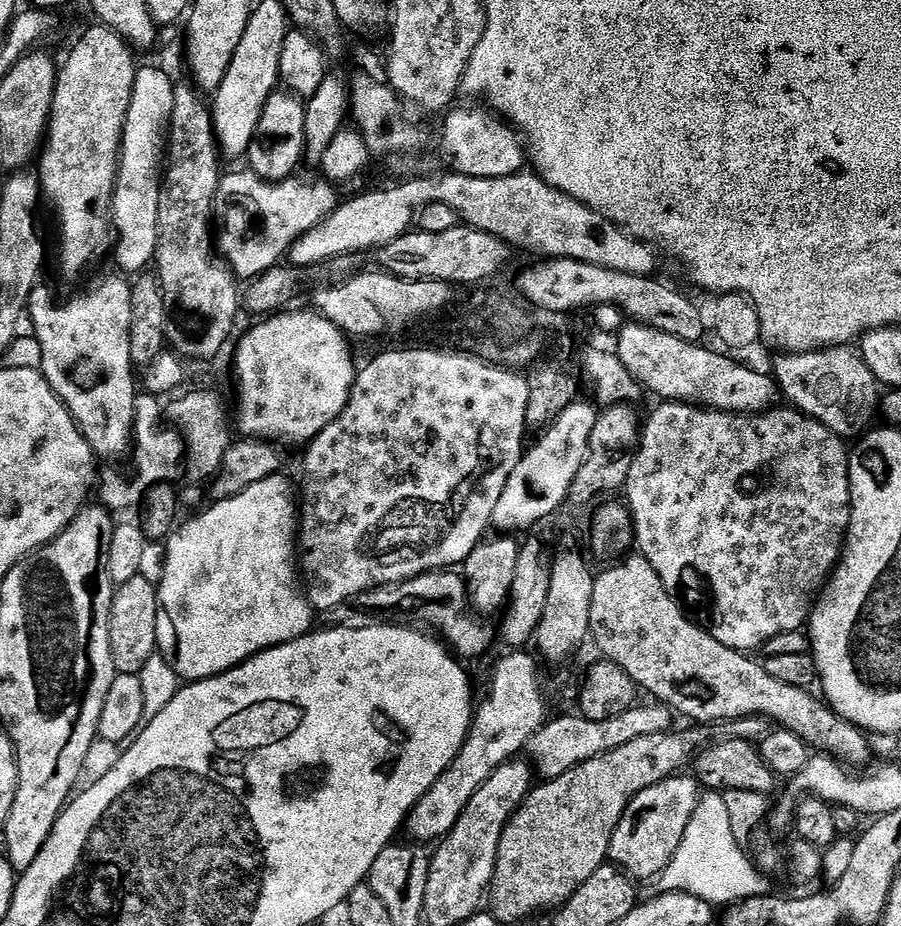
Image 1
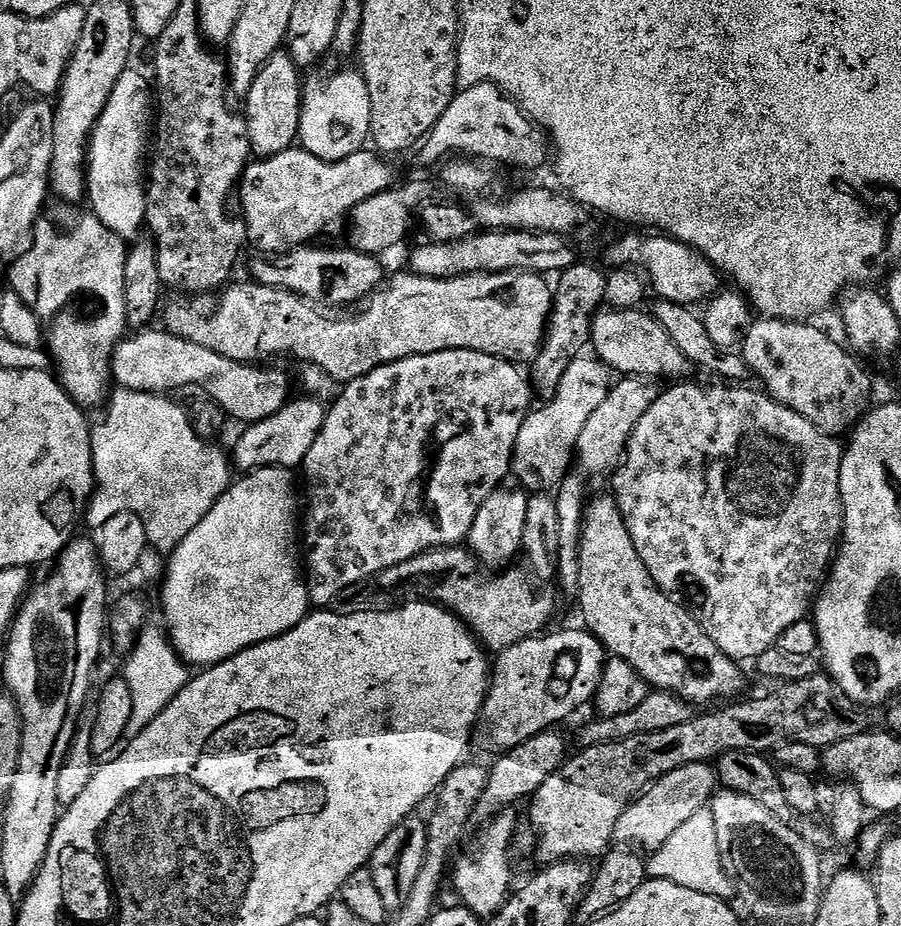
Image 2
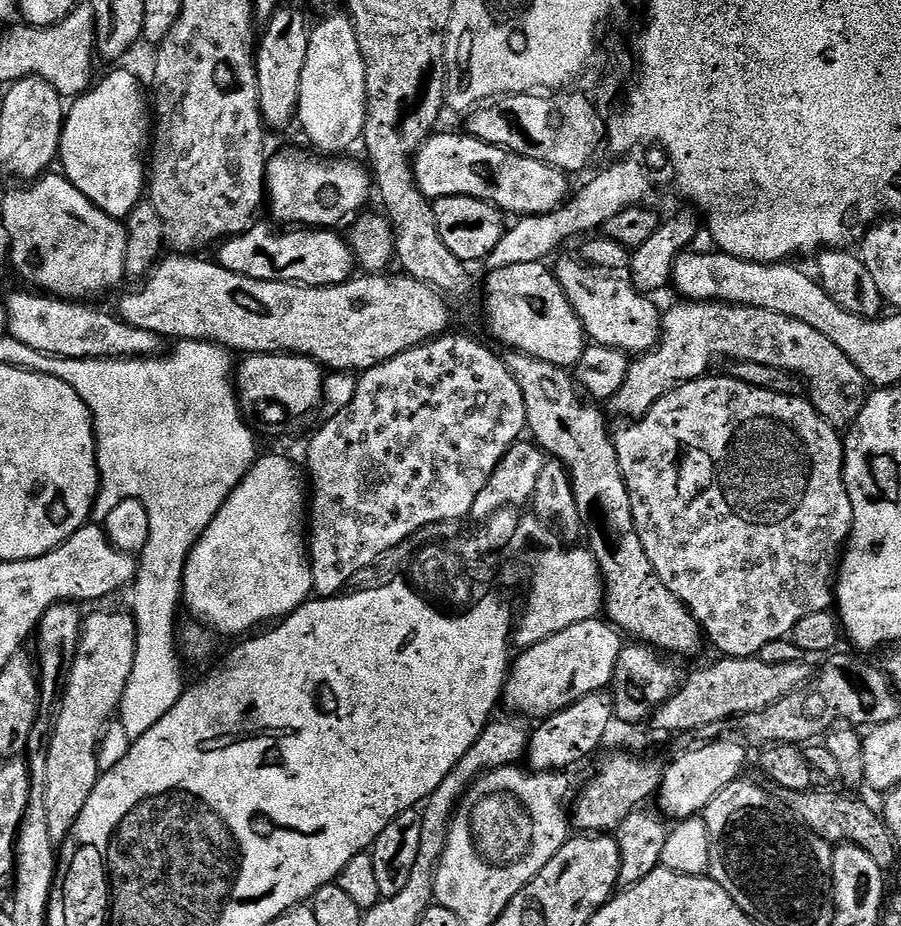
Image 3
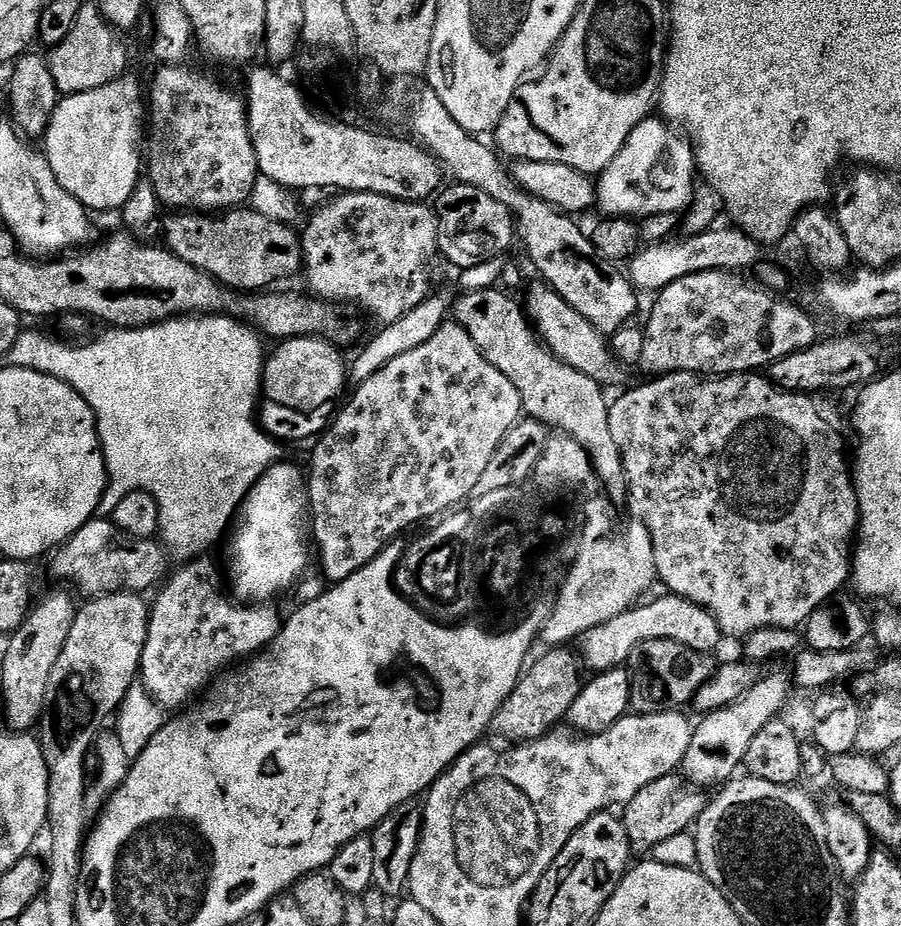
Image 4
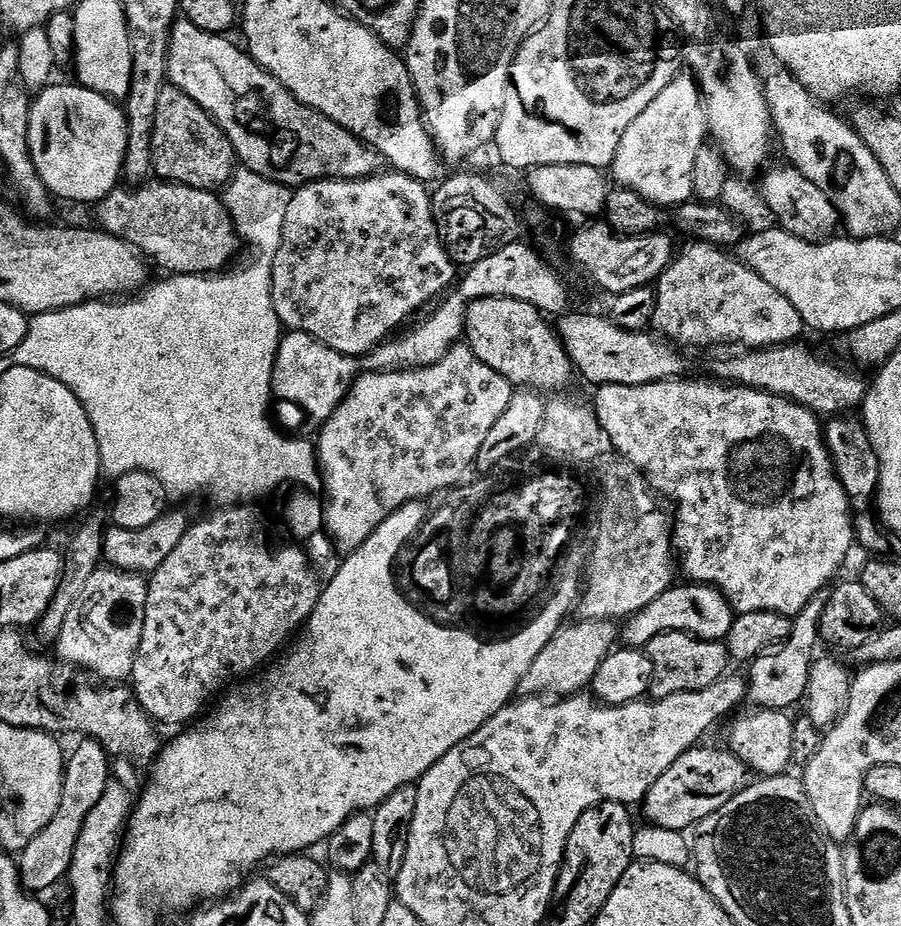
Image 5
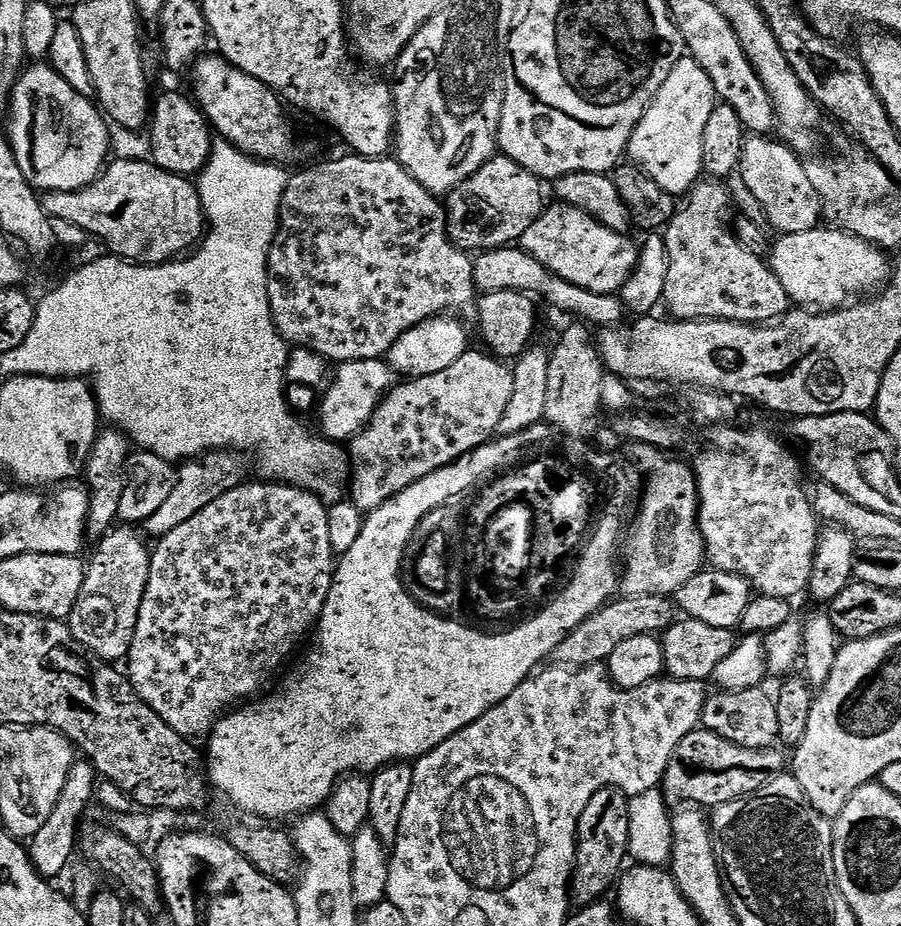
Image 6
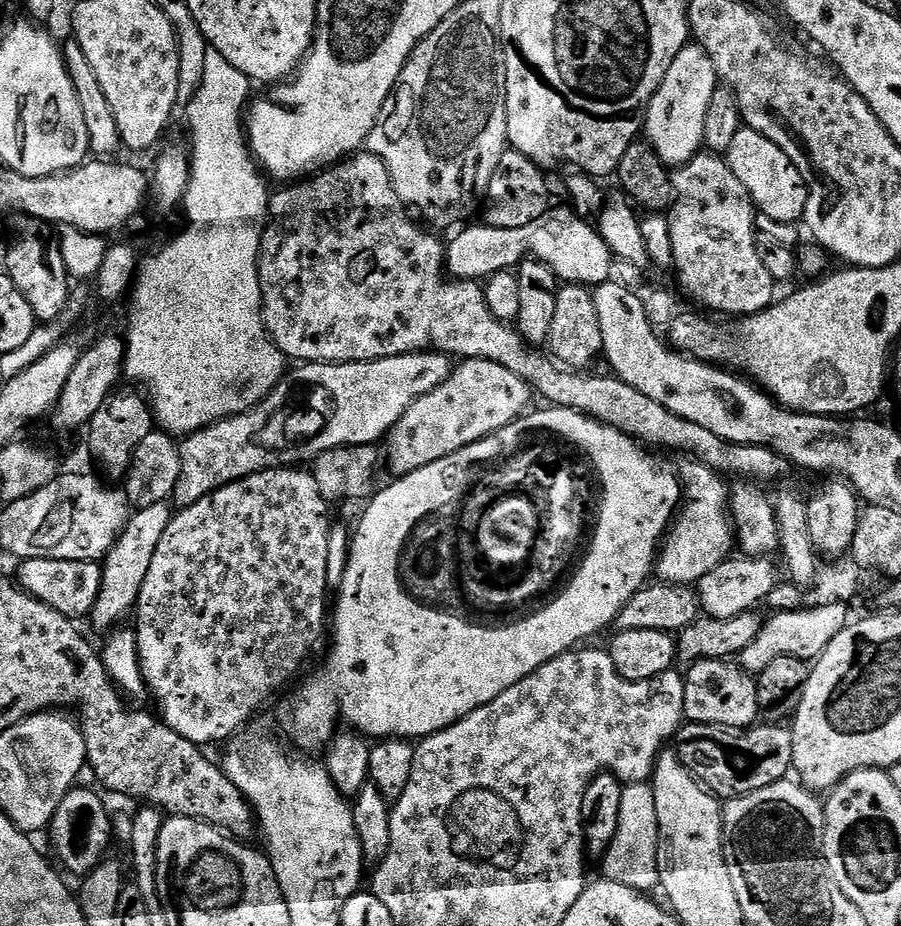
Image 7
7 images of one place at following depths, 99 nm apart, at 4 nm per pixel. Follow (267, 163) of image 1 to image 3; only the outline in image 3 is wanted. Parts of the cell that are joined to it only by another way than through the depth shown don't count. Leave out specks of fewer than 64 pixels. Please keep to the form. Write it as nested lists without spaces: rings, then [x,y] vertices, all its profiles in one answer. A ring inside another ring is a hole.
[[[285,6],[279,8],[263,27],[264,33],[261,36],[259,33],[258,47],[254,52],[260,116],[269,129],[284,128],[298,116],[302,66],[306,66],[310,24],[304,21],[304,16],[298,9]]]

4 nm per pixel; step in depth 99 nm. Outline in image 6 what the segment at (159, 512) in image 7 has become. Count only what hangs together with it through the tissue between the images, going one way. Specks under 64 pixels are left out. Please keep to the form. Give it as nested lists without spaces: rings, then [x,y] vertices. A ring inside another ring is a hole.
[[[116,526],[96,544],[96,557],[92,561],[89,559],[86,564],[82,594],[78,596],[78,602],[66,621],[79,644],[89,648],[95,656],[100,656],[109,662],[120,662],[127,657],[130,646],[134,642],[134,634],[138,626],[138,610],[142,610],[146,582],[150,578],[150,562],[152,561],[150,544],[148,548],[149,541],[136,532],[139,531],[132,526]]]

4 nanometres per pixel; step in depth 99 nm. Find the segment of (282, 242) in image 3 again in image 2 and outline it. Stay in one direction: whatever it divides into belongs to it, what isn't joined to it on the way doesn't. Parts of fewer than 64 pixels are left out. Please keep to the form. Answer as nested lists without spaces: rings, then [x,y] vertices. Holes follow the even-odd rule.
[[[305,246],[295,248],[292,252],[281,252],[276,255],[260,254],[252,264],[251,279],[257,284],[271,288],[284,288],[295,296],[302,296],[317,305],[356,304],[367,301],[368,297],[384,283],[386,271],[371,252],[360,252],[358,249],[316,248]]]

